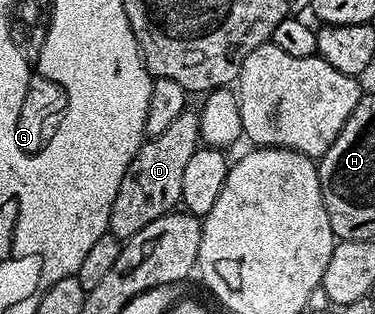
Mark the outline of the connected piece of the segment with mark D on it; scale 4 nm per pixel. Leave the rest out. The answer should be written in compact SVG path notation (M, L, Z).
M192 110L178 114L174 123L167 130L162 130L162 134L145 139L122 178L122 186L118 186L118 198L114 198L108 223L111 235L121 242L128 240L138 234L142 226L150 226L150 222L162 218L180 204L182 170L186 170L190 154L196 152L200 143L200 118Z

